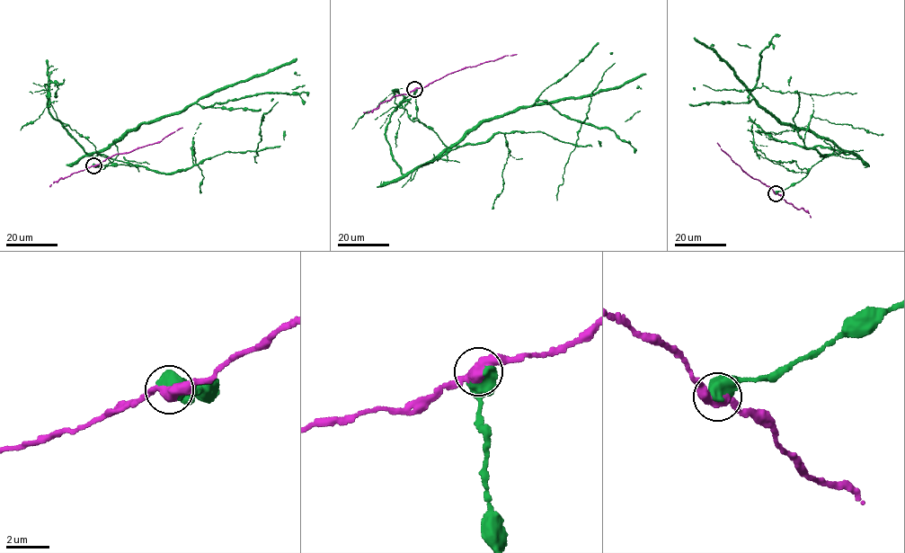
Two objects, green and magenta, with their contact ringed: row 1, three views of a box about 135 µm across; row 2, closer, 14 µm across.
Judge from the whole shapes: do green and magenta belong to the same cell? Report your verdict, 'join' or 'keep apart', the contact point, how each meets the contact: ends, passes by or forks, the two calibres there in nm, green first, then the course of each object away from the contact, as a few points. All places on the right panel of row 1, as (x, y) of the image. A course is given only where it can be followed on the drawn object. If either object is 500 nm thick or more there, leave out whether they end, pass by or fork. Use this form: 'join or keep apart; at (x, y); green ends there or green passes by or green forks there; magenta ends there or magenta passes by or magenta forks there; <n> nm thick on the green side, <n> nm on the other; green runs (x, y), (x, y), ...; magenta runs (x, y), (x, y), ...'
keep apart; at (776, 193); 700 nm thick on the green side, 440 nm on the other; green runs (776, 192), (843, 150), (749, 101), (759, 53), (779, 35); magenta runs (776, 193), (749, 176), (717, 143)

